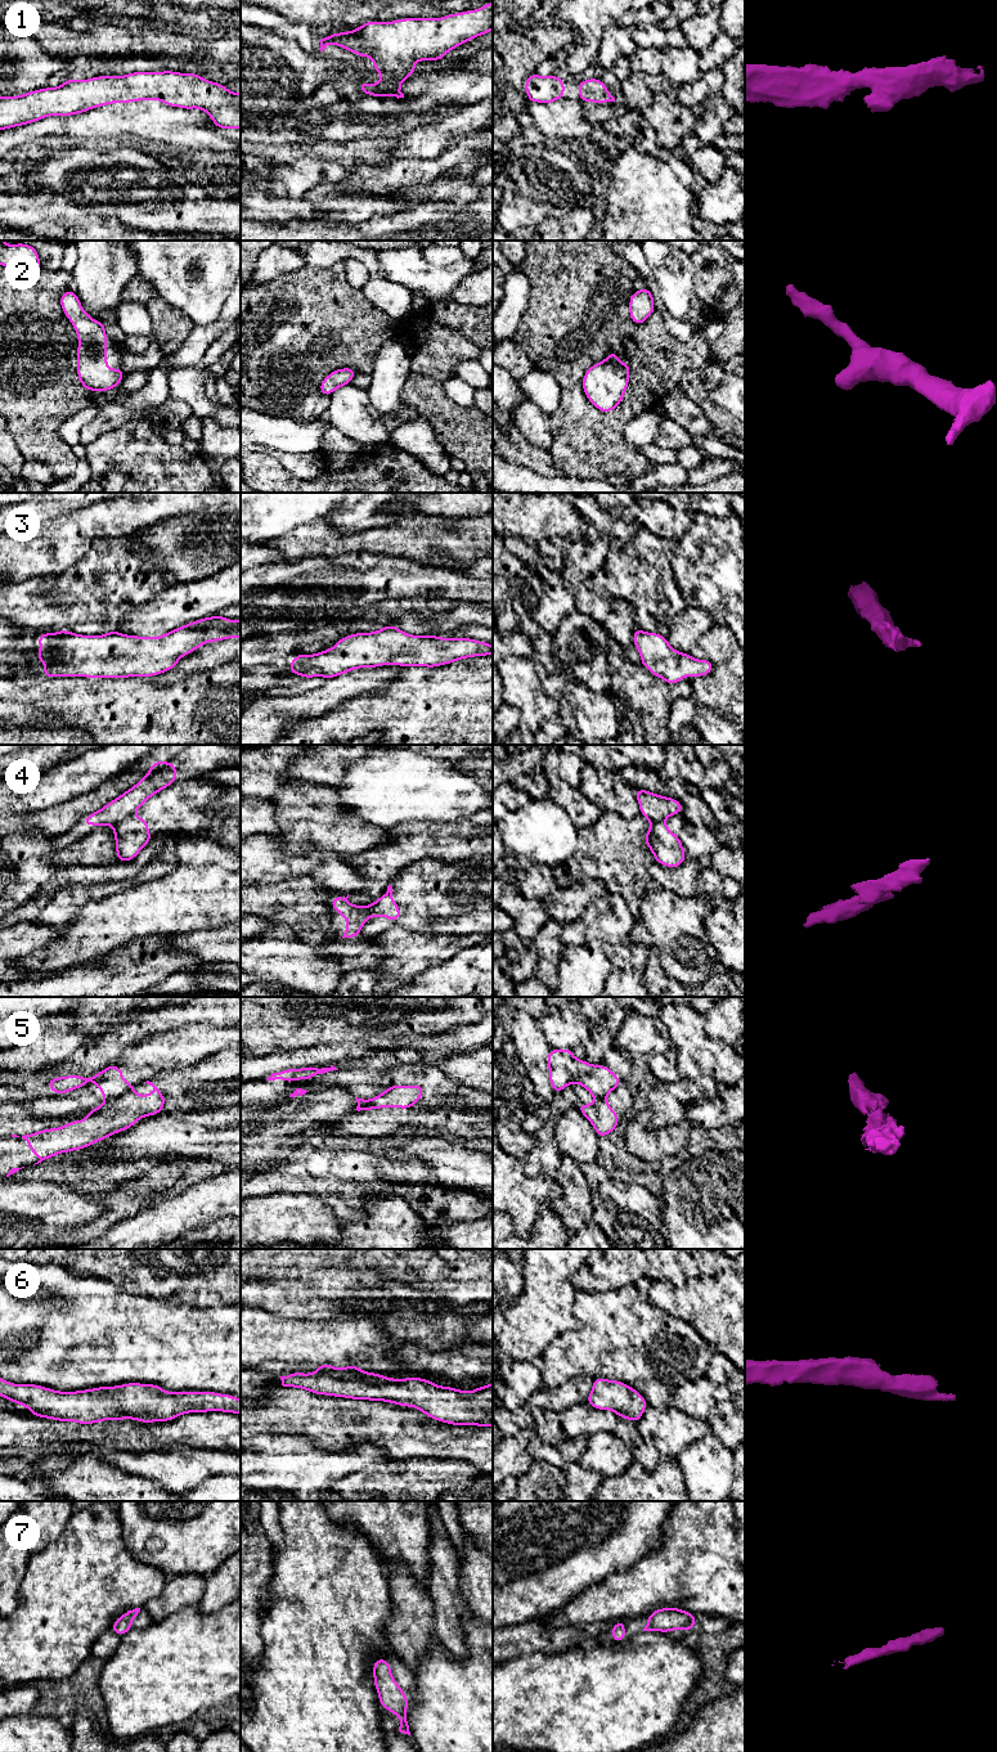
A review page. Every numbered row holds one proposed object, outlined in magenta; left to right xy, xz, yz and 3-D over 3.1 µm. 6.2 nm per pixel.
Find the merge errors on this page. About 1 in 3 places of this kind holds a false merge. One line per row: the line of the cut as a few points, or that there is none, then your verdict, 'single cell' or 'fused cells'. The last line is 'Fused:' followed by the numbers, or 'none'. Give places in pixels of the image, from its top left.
1: no cut; single cell
2: no cut; single cell
3: no cut; single cell
4: cut in xy along (130, 814), (113, 826); fused cells
5: cut in xy along (131, 1090), (108, 1099), (103, 1104); fused cells
6: no cut; single cell
7: no cut; single cell
Fused: 4, 5

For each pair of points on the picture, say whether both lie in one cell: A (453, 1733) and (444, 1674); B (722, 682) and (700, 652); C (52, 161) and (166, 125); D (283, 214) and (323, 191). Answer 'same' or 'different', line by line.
A: same
B: same
C: different
D: different

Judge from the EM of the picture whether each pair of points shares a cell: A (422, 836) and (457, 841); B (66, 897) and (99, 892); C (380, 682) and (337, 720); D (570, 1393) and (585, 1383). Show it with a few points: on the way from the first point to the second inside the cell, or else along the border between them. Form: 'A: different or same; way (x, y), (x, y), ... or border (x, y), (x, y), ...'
A: same; way (431, 840), (448, 841)
B: same; way (73, 897), (91, 892)
C: different; border (391, 682), (375, 695), (360, 697)
D: same; way (574, 1392), (582, 1386)

